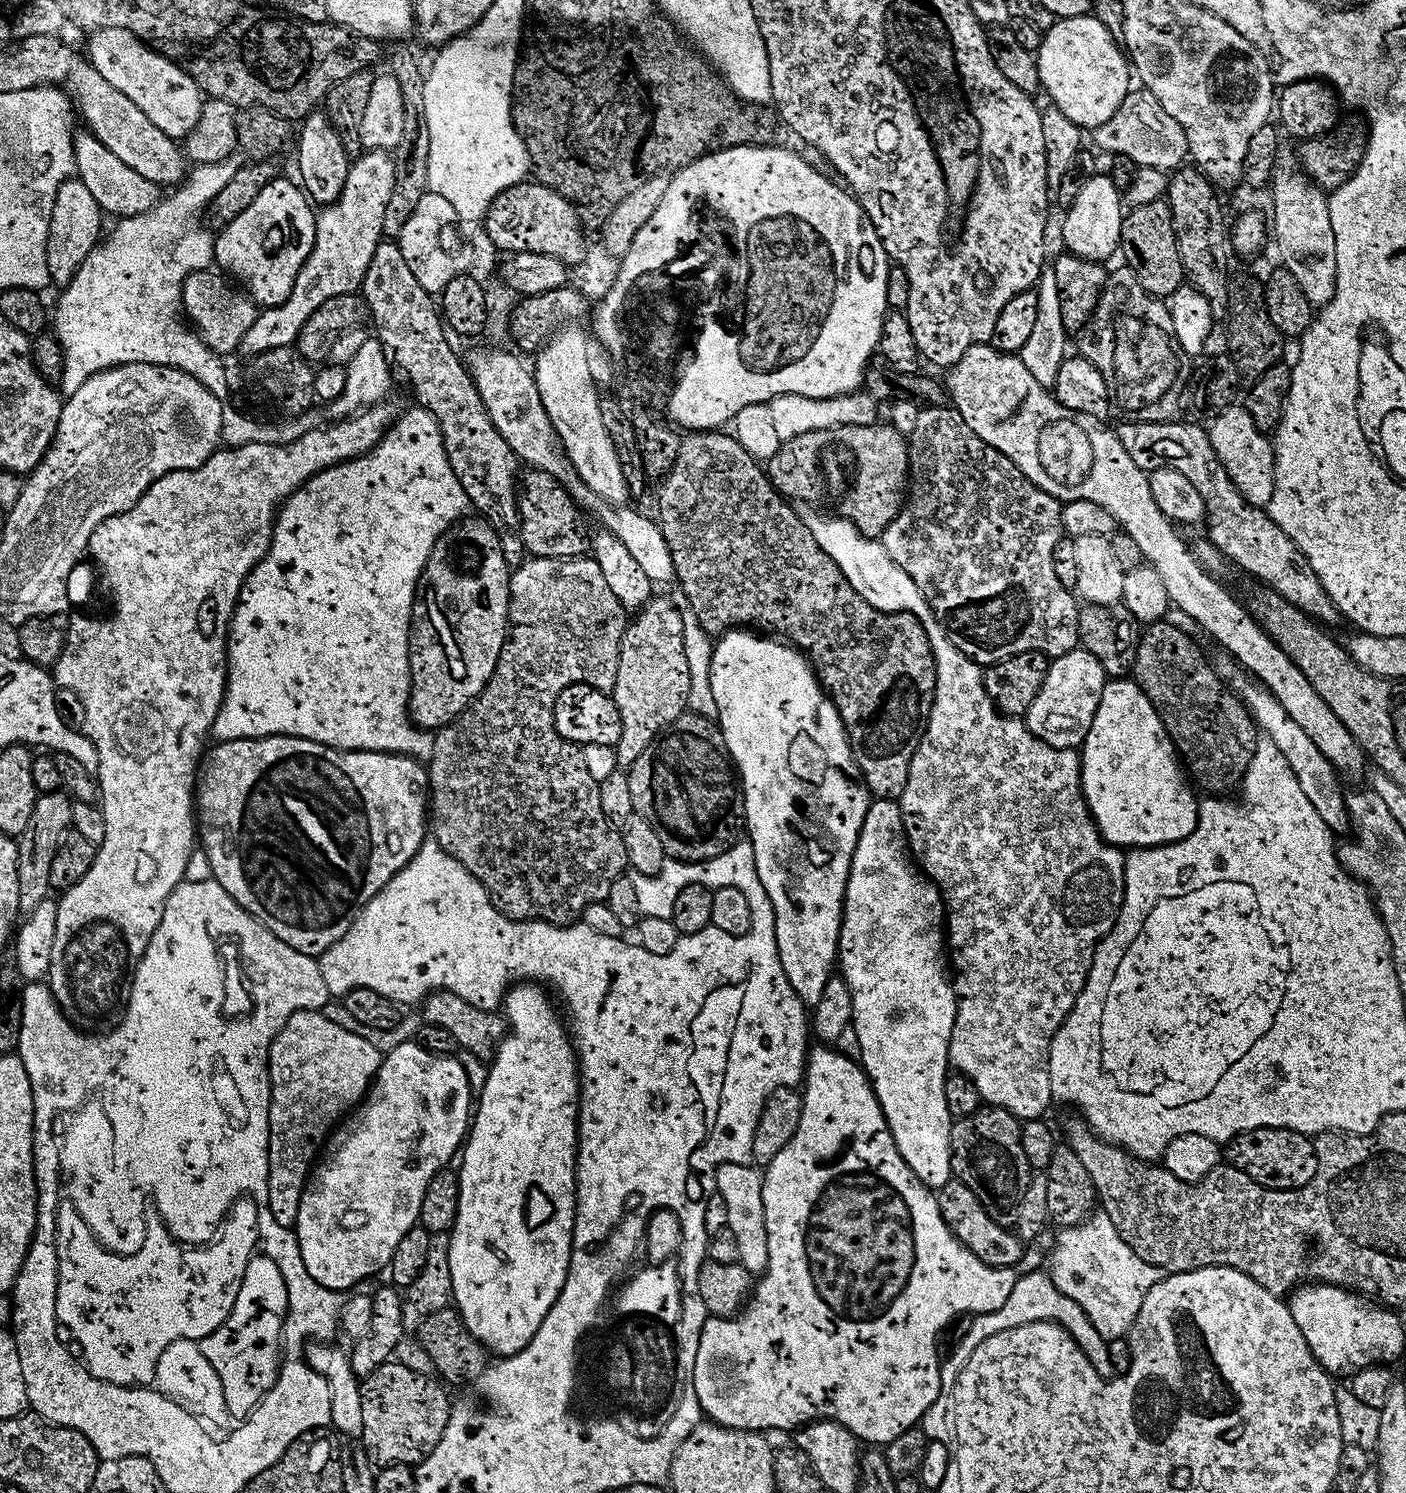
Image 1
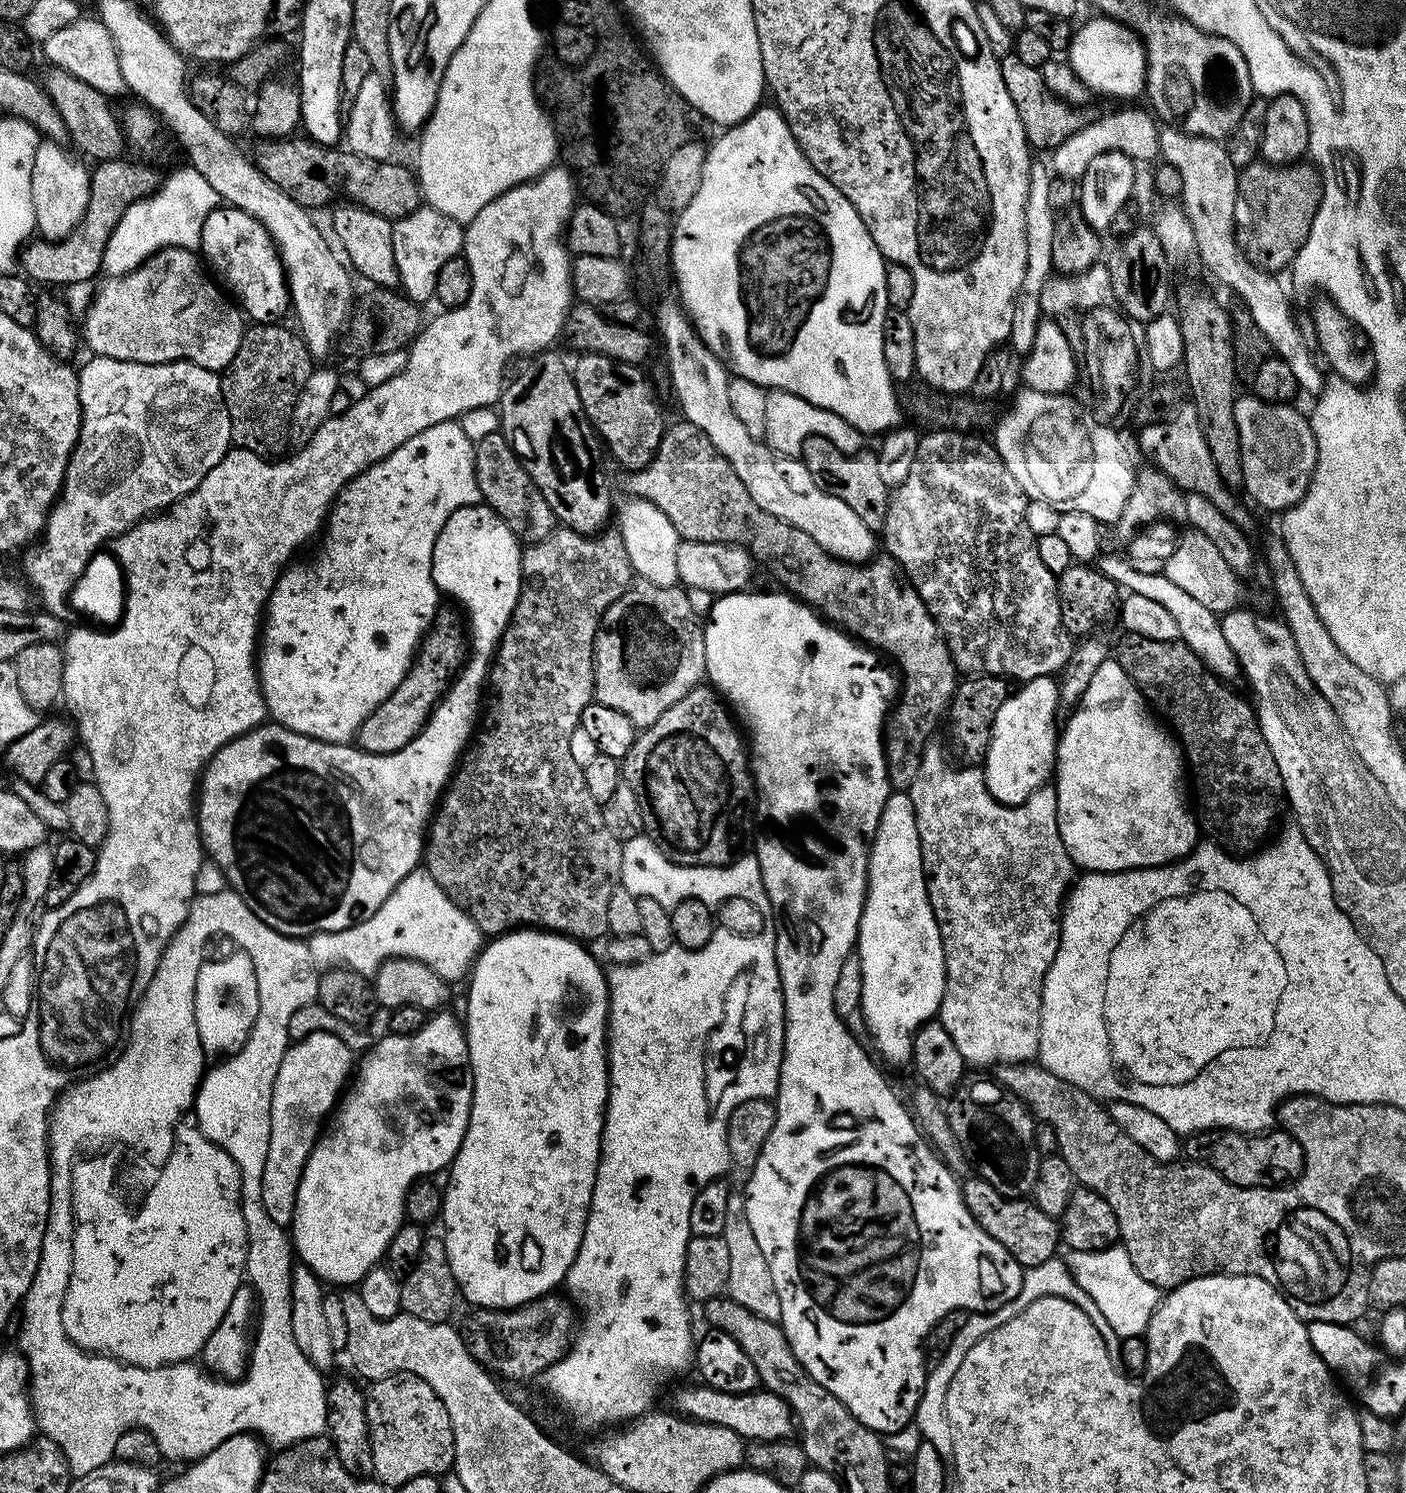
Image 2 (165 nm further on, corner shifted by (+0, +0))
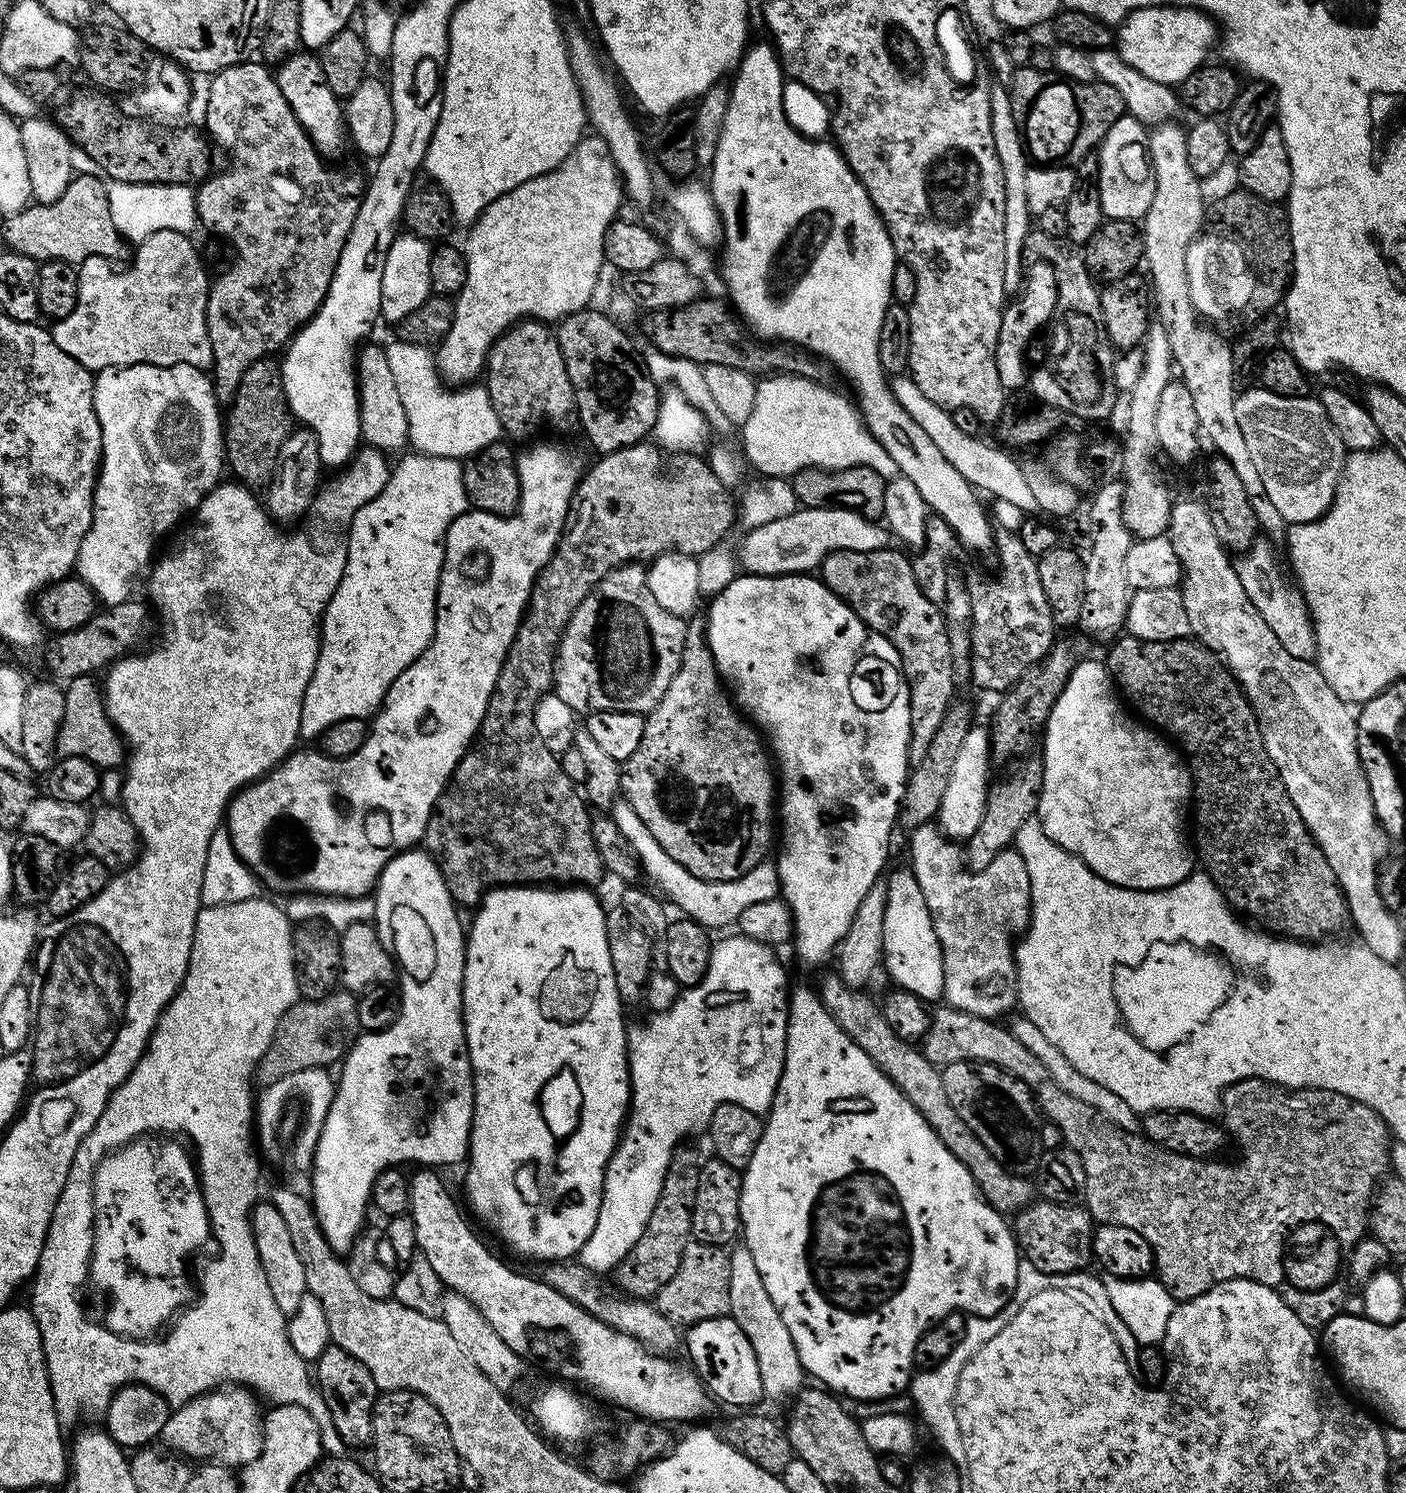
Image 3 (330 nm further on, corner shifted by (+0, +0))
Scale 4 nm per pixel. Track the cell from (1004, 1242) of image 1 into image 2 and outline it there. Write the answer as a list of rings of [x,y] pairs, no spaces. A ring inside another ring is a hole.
[[[975,1174],[969,1175],[961,1183],[960,1192],[974,1222],[978,1222],[978,1226],[982,1226],[982,1230],[986,1230],[994,1242],[1002,1242],[1002,1246],[1006,1246],[1006,1250],[1010,1250],[1012,1257],[1019,1262],[1021,1269],[1033,1268],[1038,1266],[1038,1262],[1046,1262],[1057,1255],[1056,1247],[1059,1249],[1062,1244],[1060,1224],[1050,1214],[1038,1210],[1031,1199],[1011,1200],[998,1194],[990,1182]]]

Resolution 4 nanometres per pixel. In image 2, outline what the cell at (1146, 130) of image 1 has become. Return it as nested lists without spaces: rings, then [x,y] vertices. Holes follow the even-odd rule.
[[[1120,106],[1117,112],[1108,112],[1101,120],[1085,123],[1084,127],[1079,128],[1066,142],[1062,142],[1056,148],[1051,149],[1052,164],[1050,168],[1057,177],[1078,180],[1098,158],[1098,154],[1107,152],[1121,152],[1130,157],[1133,162],[1140,160],[1157,159],[1160,156],[1160,128],[1158,120],[1151,111],[1143,112],[1140,108],[1128,108],[1132,106]]]

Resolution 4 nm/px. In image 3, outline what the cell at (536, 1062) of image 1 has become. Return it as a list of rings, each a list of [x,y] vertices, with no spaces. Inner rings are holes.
[[[501,886],[491,888],[484,893],[484,899],[475,909],[476,917],[472,920],[472,928],[466,932],[466,947],[464,950],[464,1037],[468,1043],[468,1057],[472,1063],[472,1085],[474,1086],[474,1106],[472,1107],[472,1129],[468,1139],[468,1173],[464,1176],[464,1188],[468,1191],[468,1204],[517,1252],[520,1256],[529,1256],[539,1262],[551,1262],[553,1260],[566,1260],[575,1257],[582,1250],[586,1238],[594,1234],[594,1222],[598,1222],[598,1210],[602,1206],[602,1194],[604,1193],[604,1175],[606,1166],[616,1149],[616,1143],[620,1141],[620,1134],[624,1127],[624,1121],[628,1115],[628,1106],[632,1103],[632,1083],[628,1077],[628,1034],[626,1023],[624,1024],[624,1012],[618,994],[618,986],[614,982],[614,966],[610,962],[610,946],[606,942],[606,930],[604,929],[605,905],[600,905],[600,900],[595,896],[593,889],[588,886]]]

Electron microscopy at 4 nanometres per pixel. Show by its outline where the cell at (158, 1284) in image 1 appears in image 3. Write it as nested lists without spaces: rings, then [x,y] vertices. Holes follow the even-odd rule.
[[[169,1138],[126,1147],[117,1155],[106,1157],[103,1168],[100,1168],[93,1186],[97,1233],[94,1234],[90,1280],[108,1295],[108,1313],[102,1316],[102,1320],[111,1332],[129,1336],[131,1340],[155,1337],[169,1323],[167,1320],[187,1302],[188,1272],[184,1263],[195,1248],[204,1243],[207,1245],[210,1240],[208,1212],[197,1195],[194,1176],[184,1152]]]

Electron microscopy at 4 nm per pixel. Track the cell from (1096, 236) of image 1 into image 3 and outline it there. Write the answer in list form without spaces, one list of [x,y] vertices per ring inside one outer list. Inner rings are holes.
[[[1130,114],[1122,115],[1100,141],[1099,190],[1102,198],[1102,210],[1110,220],[1143,221],[1146,210],[1150,210],[1150,198],[1154,198],[1154,174],[1148,157],[1149,129],[1141,120],[1135,120]]]

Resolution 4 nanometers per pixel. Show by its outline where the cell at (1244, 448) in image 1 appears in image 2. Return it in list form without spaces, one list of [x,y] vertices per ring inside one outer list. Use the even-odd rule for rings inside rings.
[[[1245,394],[1237,399],[1234,406],[1234,422],[1238,422],[1238,438],[1242,446],[1243,491],[1252,495],[1251,503],[1261,504],[1277,514],[1293,508],[1308,492],[1318,458],[1311,419],[1305,413],[1303,416],[1292,404],[1271,404],[1254,395]]]

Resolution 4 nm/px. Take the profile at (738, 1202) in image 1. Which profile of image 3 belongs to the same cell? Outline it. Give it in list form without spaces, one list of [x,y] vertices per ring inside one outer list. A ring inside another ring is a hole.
[[[743,1246],[736,1247],[730,1252],[730,1319],[742,1326],[742,1334],[746,1334],[746,1338],[750,1338],[750,1346],[754,1346],[754,1358],[758,1358],[765,1397],[769,1401],[787,1401],[800,1391],[806,1373],[798,1358],[798,1350],[794,1350],[794,1338],[790,1338],[790,1330],[786,1330],[782,1314],[778,1314],[774,1302],[770,1302],[770,1294],[766,1294],[764,1276],[758,1274],[758,1266],[754,1266],[750,1250]]]

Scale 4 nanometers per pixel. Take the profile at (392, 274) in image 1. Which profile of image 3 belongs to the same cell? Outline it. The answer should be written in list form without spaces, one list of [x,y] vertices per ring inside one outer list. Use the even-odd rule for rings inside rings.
[[[297,50],[287,60],[279,61],[274,75],[278,90],[282,90],[282,98],[290,102],[298,122],[308,132],[316,151],[325,161],[339,161],[336,159],[343,154],[344,147],[349,147],[350,137],[346,131],[341,97],[336,96],[334,90],[330,90],[330,82],[326,82],[319,55],[308,50]]]

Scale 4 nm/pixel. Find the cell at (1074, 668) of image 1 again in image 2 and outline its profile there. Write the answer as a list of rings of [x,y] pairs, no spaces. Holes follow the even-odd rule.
[[[1039,676],[1021,683],[998,706],[998,714],[992,723],[992,737],[988,750],[984,753],[982,771],[988,793],[1000,804],[1021,804],[1030,798],[1039,788],[1045,787],[1053,779],[1056,766],[1056,746],[1058,743],[1058,724],[1056,728],[1056,711],[1062,708],[1060,685],[1052,676]]]

